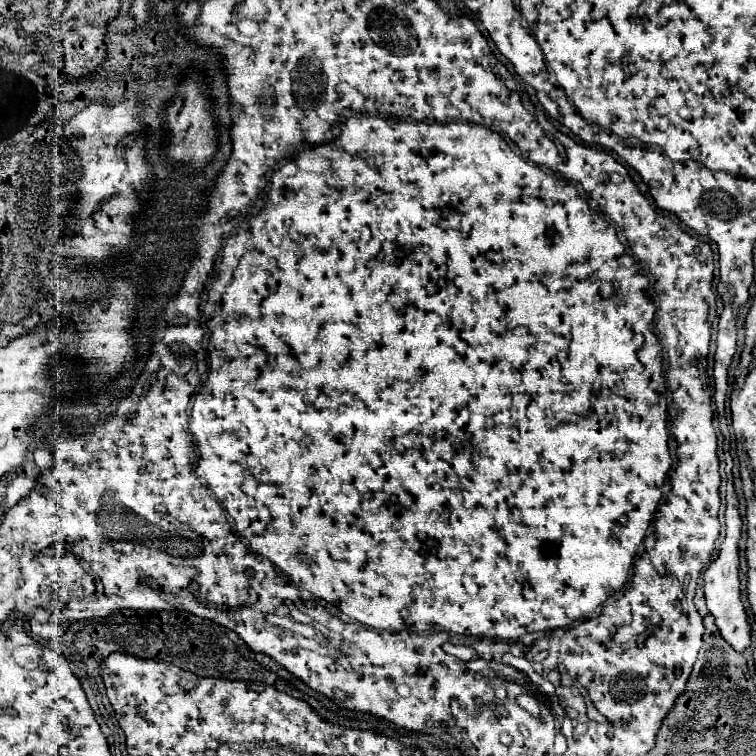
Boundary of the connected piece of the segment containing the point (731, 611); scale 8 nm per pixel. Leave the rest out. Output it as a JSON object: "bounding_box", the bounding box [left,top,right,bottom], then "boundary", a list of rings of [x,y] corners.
{"bounding_box":[704,451,750,652],"boundary":[[[725,451],[725,473],[727,475],[726,486],[726,510],[724,510],[724,520],[726,520],[726,538],[720,546],[718,558],[708,566],[704,572],[704,594],[706,594],[706,604],[710,614],[716,618],[716,626],[722,634],[722,638],[738,652],[744,652],[744,648],[750,644],[750,624],[748,624],[748,614],[746,608],[740,600],[740,576],[738,576],[738,566],[740,566],[740,536],[742,536],[742,520],[738,512],[738,498],[734,489],[732,469],[734,466],[733,457],[729,451]]]}

